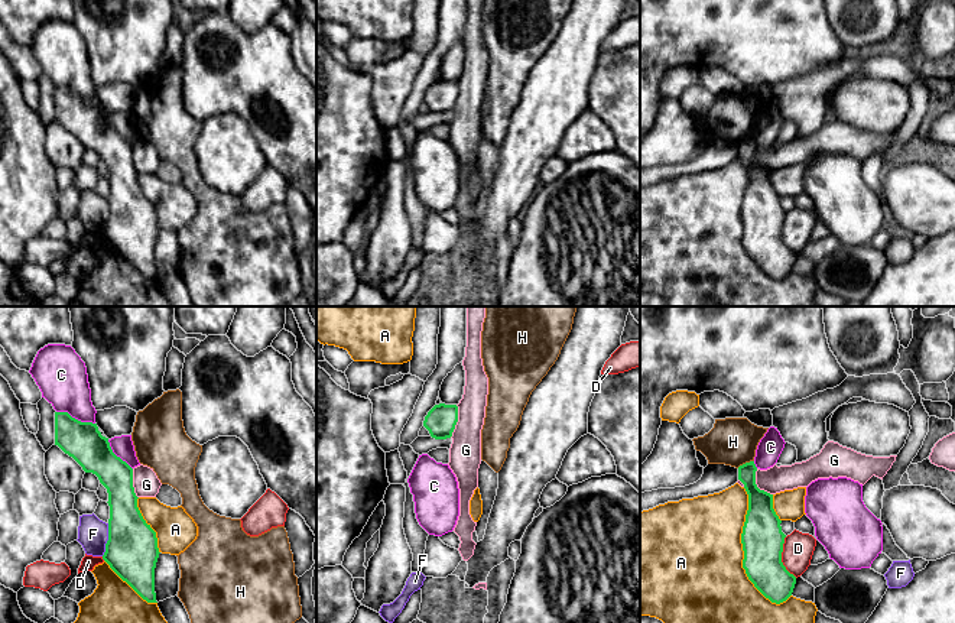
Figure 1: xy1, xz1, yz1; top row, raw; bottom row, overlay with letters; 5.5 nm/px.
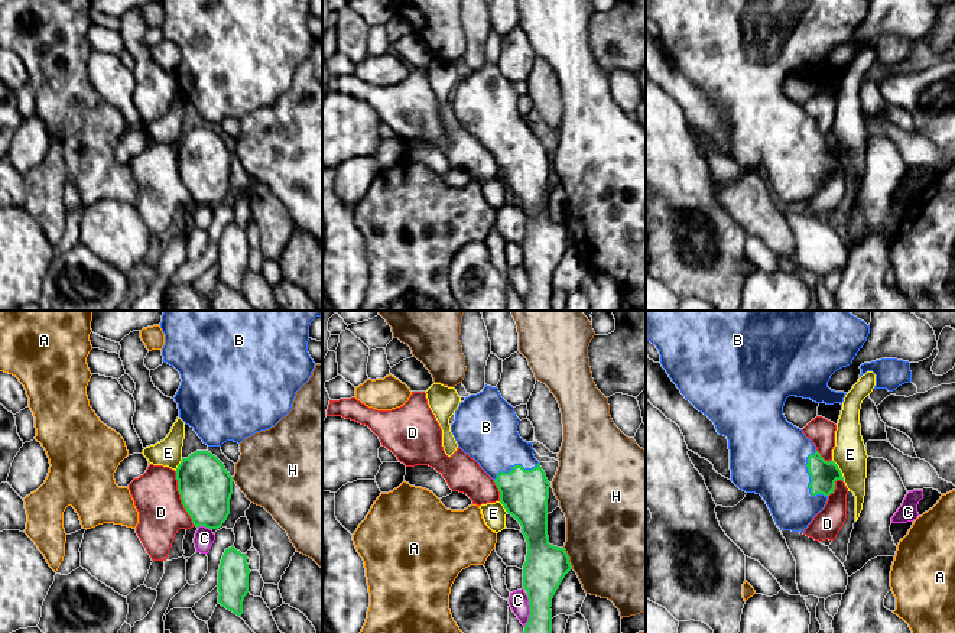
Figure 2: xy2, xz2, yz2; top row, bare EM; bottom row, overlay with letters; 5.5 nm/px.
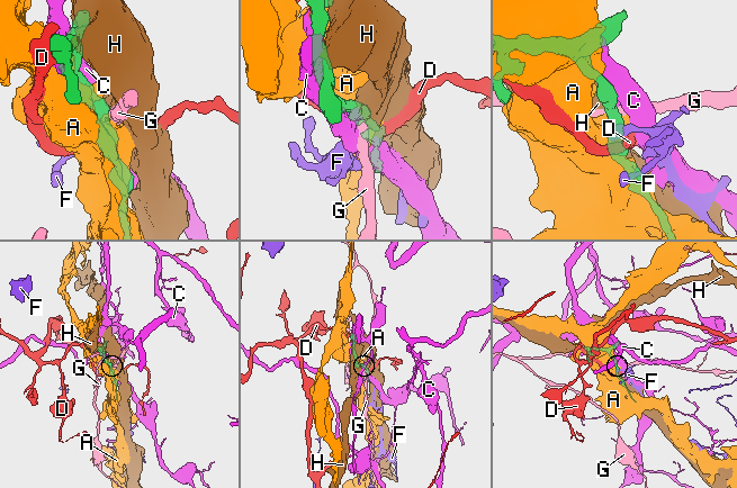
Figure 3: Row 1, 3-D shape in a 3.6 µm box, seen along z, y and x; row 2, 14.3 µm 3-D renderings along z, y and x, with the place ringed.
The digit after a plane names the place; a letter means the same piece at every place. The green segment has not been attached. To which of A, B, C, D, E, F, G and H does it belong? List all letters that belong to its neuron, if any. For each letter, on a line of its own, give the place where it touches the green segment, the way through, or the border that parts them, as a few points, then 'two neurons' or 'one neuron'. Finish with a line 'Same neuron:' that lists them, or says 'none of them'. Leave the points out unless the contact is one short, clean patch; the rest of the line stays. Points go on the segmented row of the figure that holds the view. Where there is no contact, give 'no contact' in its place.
A: yz1 (743, 550) | two neurons
B: yz2 (811, 479) | one neuron
C: xy1 (74, 418) | two neurons
D: xy2 (181, 499) | two neurons
E: yz2 (840, 470) | along yz2 (832, 460), (844, 480) | two neurons
F: xy1 (109, 539) | along xy1 (109, 523), (109, 539), (101, 555) | two neurons
G: yz1 (756, 484) | along yz1 (756, 469), (756, 484), (772, 495) | two neurons
H: xz2 (568, 558) | two neurons
Same neuron: B

